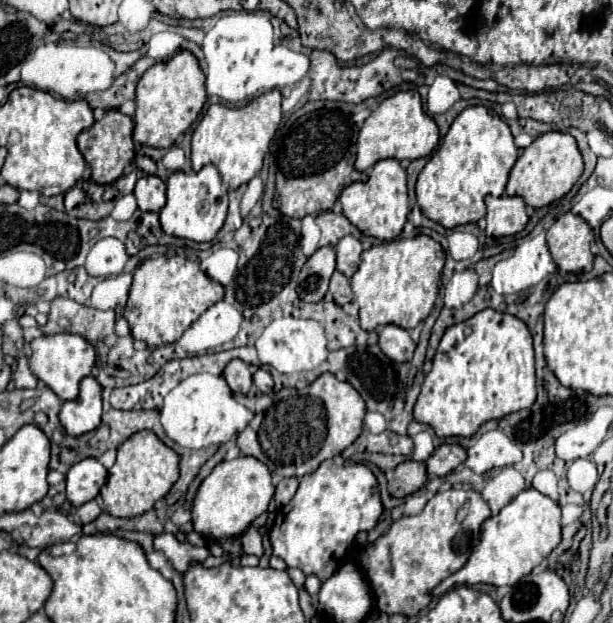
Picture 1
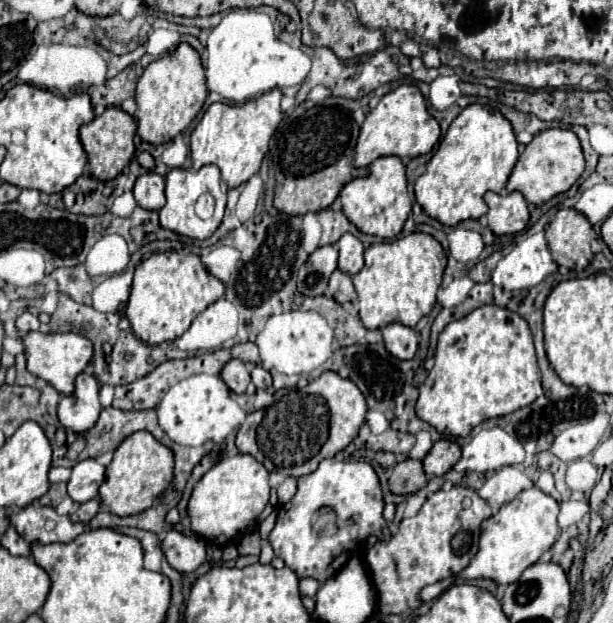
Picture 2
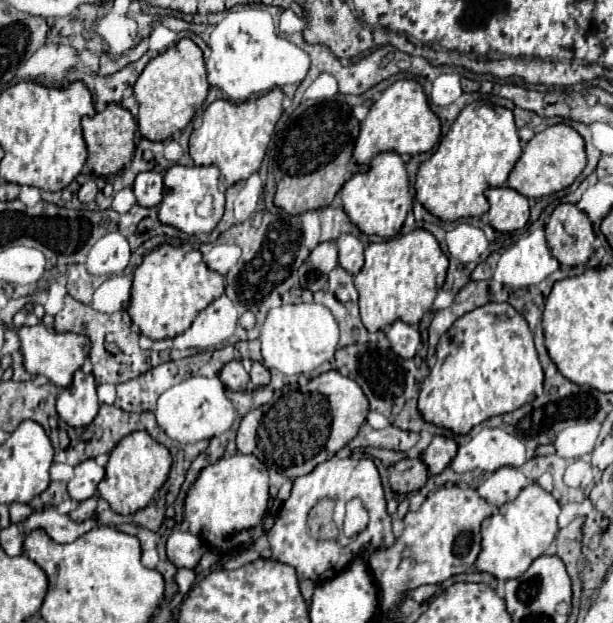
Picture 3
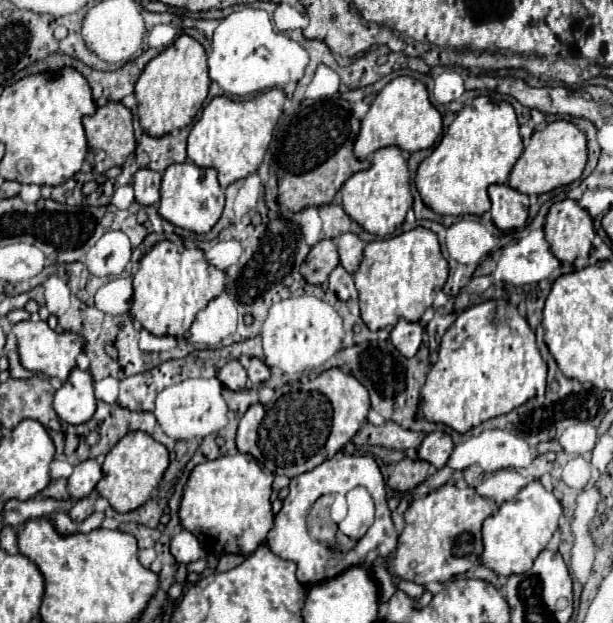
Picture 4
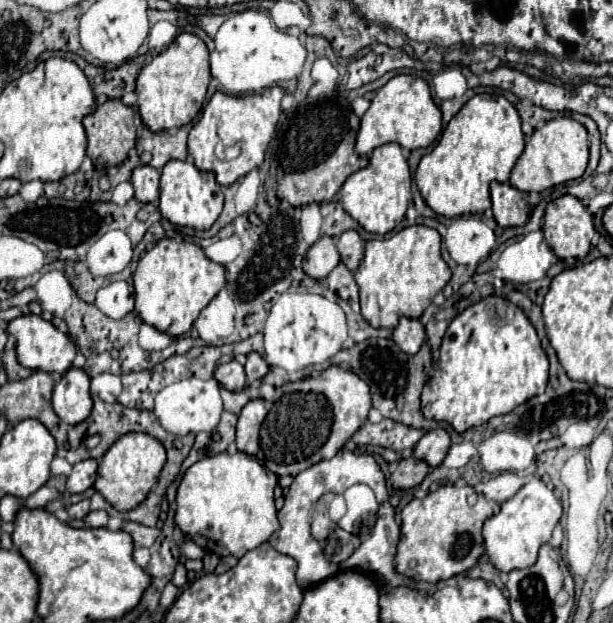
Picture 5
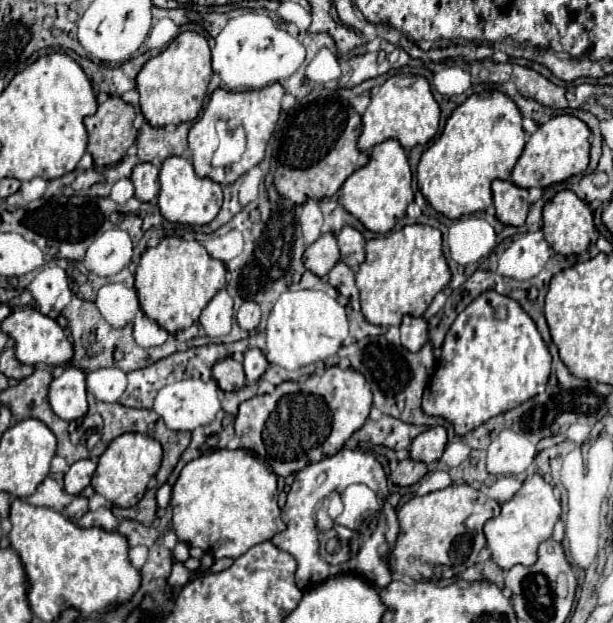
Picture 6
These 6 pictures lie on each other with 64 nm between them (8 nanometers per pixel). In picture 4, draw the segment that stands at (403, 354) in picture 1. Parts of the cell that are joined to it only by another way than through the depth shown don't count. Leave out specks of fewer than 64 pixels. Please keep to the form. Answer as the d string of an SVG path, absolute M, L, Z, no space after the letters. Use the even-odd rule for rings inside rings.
M400 318L398 324L392 328L390 334L392 334L392 336L390 336L390 338L392 338L392 344L394 344L404 356L412 358L412 356L418 352L420 344L422 344L422 334L424 334L424 330L422 330L422 326L420 326L418 322L408 322L408 320Z

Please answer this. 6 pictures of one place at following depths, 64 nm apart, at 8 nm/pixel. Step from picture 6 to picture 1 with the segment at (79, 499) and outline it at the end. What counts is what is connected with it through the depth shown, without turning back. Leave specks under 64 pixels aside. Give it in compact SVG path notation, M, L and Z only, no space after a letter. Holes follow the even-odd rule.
M90 500L90 502L82 504L82 506L78 506L74 514L76 514L76 520L78 520L80 524L88 524L88 522L92 522L100 512L102 512L100 504L98 504L96 500Z

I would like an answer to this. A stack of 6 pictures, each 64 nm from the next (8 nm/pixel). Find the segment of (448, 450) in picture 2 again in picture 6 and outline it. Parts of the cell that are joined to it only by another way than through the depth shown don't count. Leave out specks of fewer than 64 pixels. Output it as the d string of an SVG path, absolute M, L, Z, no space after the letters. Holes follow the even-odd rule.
M444 426L428 428L426 432L418 434L412 440L410 458L432 464L432 462L440 460L442 452L444 452L444 446L446 446L446 428Z

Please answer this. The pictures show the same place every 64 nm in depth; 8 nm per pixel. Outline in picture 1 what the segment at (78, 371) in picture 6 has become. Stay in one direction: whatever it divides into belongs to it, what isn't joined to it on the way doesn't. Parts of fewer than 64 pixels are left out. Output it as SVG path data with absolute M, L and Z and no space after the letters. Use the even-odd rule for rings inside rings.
M86 376L80 382L80 394L74 400L62 402L60 422L70 436L80 436L94 430L102 416L102 386L96 378Z

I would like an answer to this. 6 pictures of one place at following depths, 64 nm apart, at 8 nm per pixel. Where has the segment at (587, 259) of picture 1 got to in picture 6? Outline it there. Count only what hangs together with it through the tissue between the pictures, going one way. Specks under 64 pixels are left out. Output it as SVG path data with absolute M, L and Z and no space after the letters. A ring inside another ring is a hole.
M560 190L550 202L544 204L542 232L554 252L570 256L570 254L582 254L590 246L590 240L596 234L596 228L594 228L594 218L588 204L580 200L572 190Z

